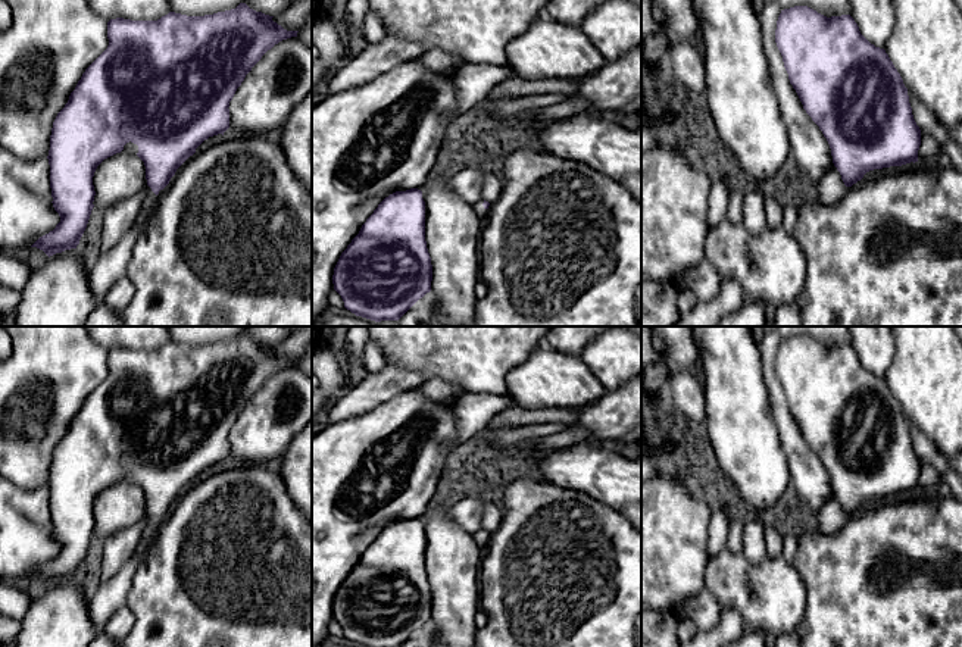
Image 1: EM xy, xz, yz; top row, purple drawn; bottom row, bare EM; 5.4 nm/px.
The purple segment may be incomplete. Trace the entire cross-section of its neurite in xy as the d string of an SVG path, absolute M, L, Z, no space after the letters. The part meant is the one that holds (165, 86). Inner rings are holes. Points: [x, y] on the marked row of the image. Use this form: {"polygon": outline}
{"polygon": "M240 3L235 9L204 16L169 12L157 21L110 19L107 49L85 69L53 122L47 159L51 203L60 222L31 247L43 250L49 257L76 249L94 207L94 172L104 159L121 151L137 154L144 162L149 190L134 225L144 222L156 196L169 184L177 169L204 140L224 135L229 128L229 101L252 68L275 44L297 37L299 31L287 31L272 18Z"}

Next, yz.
{"polygon": "M808 6L784 9L777 21L775 43L790 84L827 138L833 163L846 187L861 181L869 171L918 162L921 129L912 115L908 88L886 50L871 44L850 15L827 18Z"}

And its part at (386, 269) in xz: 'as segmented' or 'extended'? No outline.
as segmented

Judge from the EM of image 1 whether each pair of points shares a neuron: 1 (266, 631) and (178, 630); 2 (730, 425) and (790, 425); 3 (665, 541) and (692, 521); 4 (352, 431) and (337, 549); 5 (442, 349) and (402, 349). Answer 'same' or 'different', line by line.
1: same
2: different
3: same
4: same
5: same

